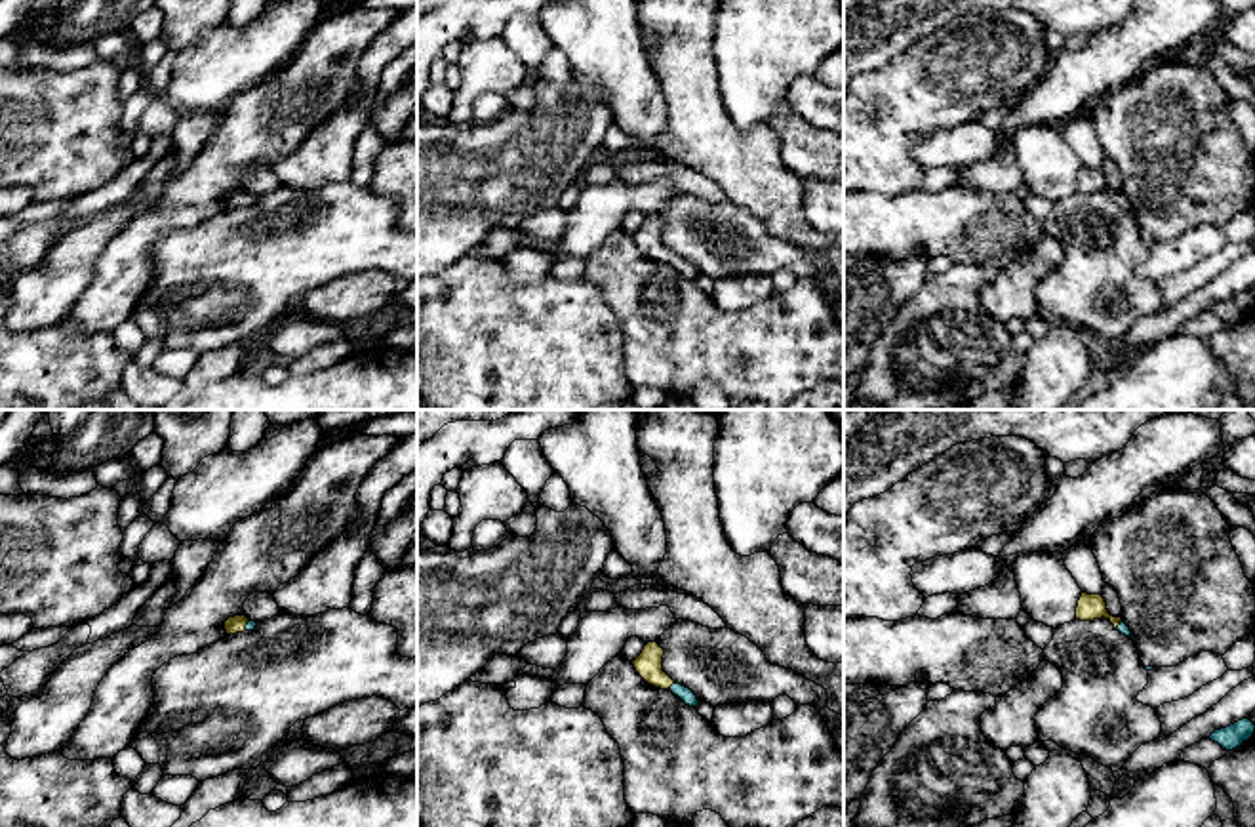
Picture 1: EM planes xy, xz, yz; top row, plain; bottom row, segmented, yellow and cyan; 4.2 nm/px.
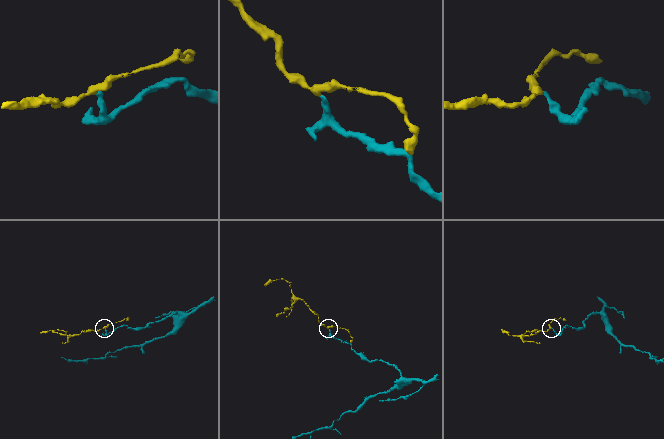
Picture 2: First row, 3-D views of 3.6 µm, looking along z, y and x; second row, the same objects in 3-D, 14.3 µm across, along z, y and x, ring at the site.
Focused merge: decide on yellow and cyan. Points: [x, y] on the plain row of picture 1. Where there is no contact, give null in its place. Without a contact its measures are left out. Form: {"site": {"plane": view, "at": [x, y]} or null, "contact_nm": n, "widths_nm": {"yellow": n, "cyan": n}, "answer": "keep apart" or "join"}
{"site": {"plane": "xz", "at": [671, 258]}, "contact_nm": 50, "widths_nm": {"yellow": 110, "cyan": 60}, "answer": "join"}

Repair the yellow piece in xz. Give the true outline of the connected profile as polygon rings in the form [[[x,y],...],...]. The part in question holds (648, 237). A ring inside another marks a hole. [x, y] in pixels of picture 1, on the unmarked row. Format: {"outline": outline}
{"outline": [[[647,215],[642,223],[642,227],[632,234],[636,246],[651,259],[668,263],[674,269],[678,269],[686,278],[697,280],[699,272],[697,269],[674,255],[665,244],[663,244],[663,229],[665,223],[657,215]]]}

